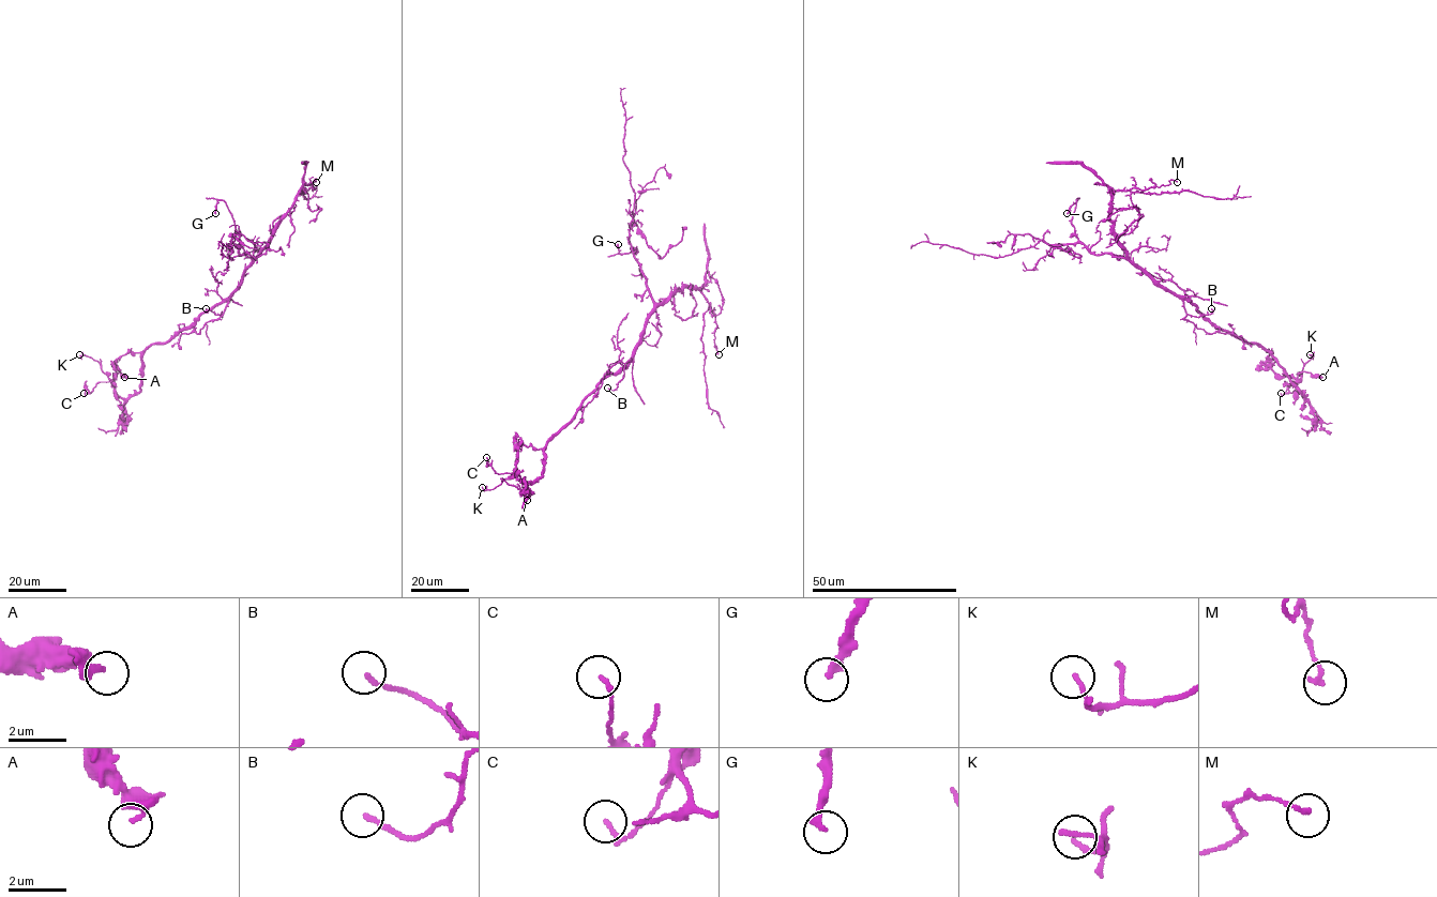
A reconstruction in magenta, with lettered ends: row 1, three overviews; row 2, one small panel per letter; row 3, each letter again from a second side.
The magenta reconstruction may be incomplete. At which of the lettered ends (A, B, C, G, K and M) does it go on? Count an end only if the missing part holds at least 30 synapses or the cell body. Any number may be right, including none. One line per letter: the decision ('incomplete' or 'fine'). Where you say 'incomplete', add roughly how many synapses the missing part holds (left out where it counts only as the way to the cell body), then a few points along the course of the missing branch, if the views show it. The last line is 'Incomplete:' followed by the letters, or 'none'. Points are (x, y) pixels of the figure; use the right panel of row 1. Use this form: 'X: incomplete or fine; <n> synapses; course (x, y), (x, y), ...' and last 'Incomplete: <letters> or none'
A: fine
B: fine
C: fine
G: fine
K: fine
M: fine
Incomplete: none

